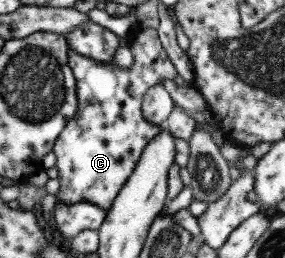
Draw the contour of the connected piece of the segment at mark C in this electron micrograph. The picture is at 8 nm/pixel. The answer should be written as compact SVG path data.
M136 24L129 30L126 39L131 55L133 55L132 64L127 69L121 69L115 63L99 62L77 55L73 51L67 51L67 66L71 68L71 73L75 78L76 109L75 115L61 129L61 133L51 149L55 155L54 167L57 170L56 179L59 181L59 189L54 194L56 203L69 206L86 202L103 209L103 212L106 213L115 200L115 196L130 177L141 151L161 130L161 125L153 125L143 119L140 105L143 94L150 87L157 83L163 85L163 81L171 81L177 77L175 66L166 56L157 37L156 29L141 28Z

